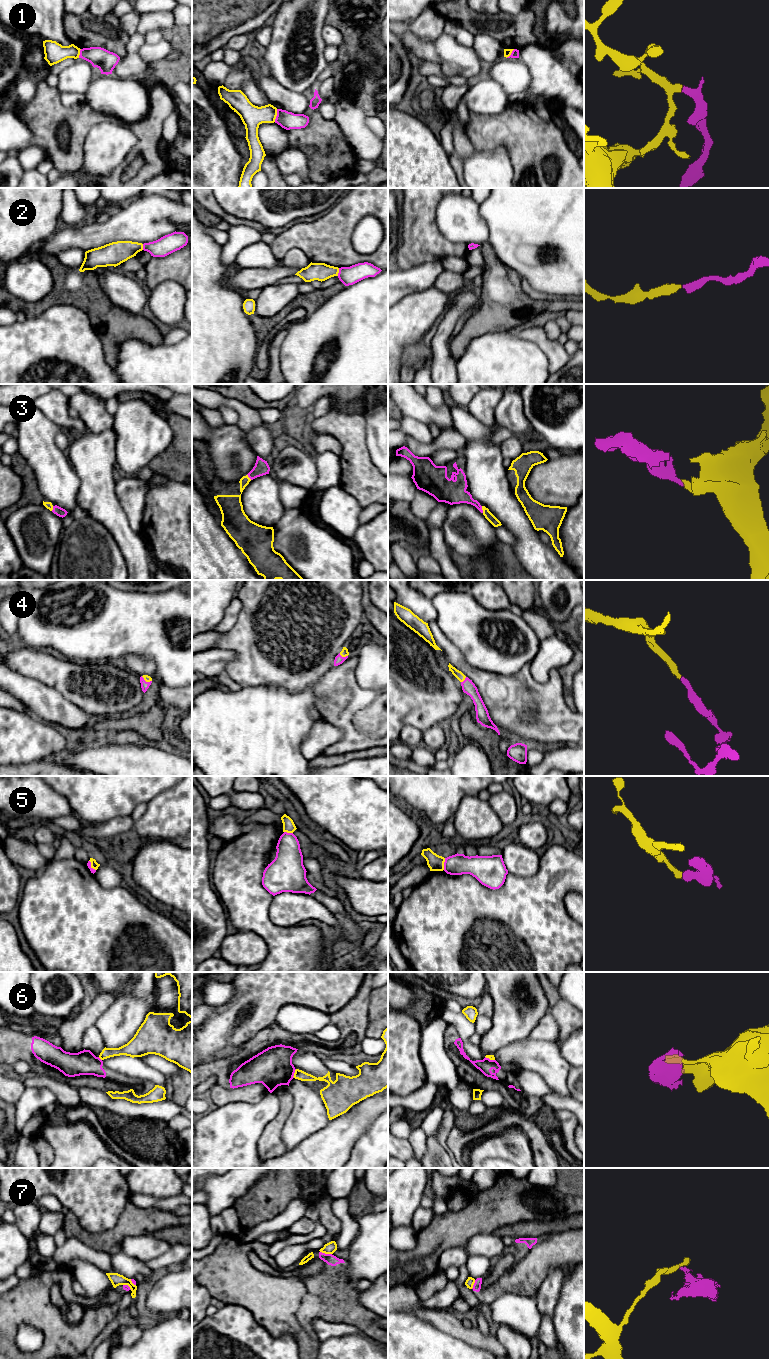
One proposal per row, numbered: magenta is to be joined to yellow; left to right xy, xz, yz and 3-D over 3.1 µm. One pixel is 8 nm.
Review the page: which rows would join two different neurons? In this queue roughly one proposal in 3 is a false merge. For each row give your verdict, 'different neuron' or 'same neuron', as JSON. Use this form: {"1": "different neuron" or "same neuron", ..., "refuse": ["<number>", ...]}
{"1": "different neuron", "2": "same neuron", "3": "same neuron", "4": "same neuron", "5": "different neuron", "6": "different neuron", "7": "different neuron", "refuse": ["1", "5", "6", "7"]}

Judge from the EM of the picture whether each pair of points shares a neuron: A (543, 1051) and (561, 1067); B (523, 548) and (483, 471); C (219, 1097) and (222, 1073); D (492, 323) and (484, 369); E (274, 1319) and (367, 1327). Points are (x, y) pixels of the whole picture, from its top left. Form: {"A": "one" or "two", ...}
{"A": "one", "B": "one", "C": "two", "D": "two", "E": "one"}

